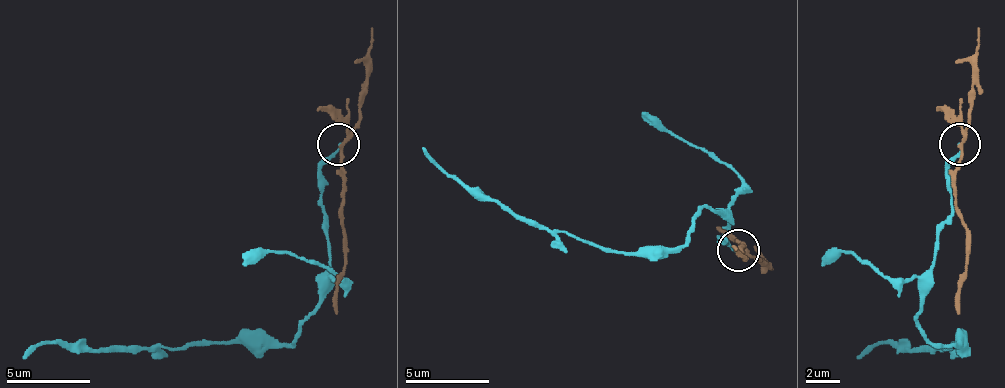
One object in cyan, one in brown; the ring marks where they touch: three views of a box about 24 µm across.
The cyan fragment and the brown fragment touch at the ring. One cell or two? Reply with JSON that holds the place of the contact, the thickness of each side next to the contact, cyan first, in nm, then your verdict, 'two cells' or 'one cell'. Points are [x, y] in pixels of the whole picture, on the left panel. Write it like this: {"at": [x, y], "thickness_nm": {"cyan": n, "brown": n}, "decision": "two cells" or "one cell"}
{"at": [338, 144], "thickness_nm": {"cyan": 110, "brown": 150}, "decision": "two cells"}

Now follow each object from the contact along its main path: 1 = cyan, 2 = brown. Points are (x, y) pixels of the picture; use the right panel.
1: (958, 143), (921, 332), (963, 344), (871, 344), (858, 357)
2: (958, 143), (954, 206), (967, 231), (967, 277), (958, 290), (958, 315)

